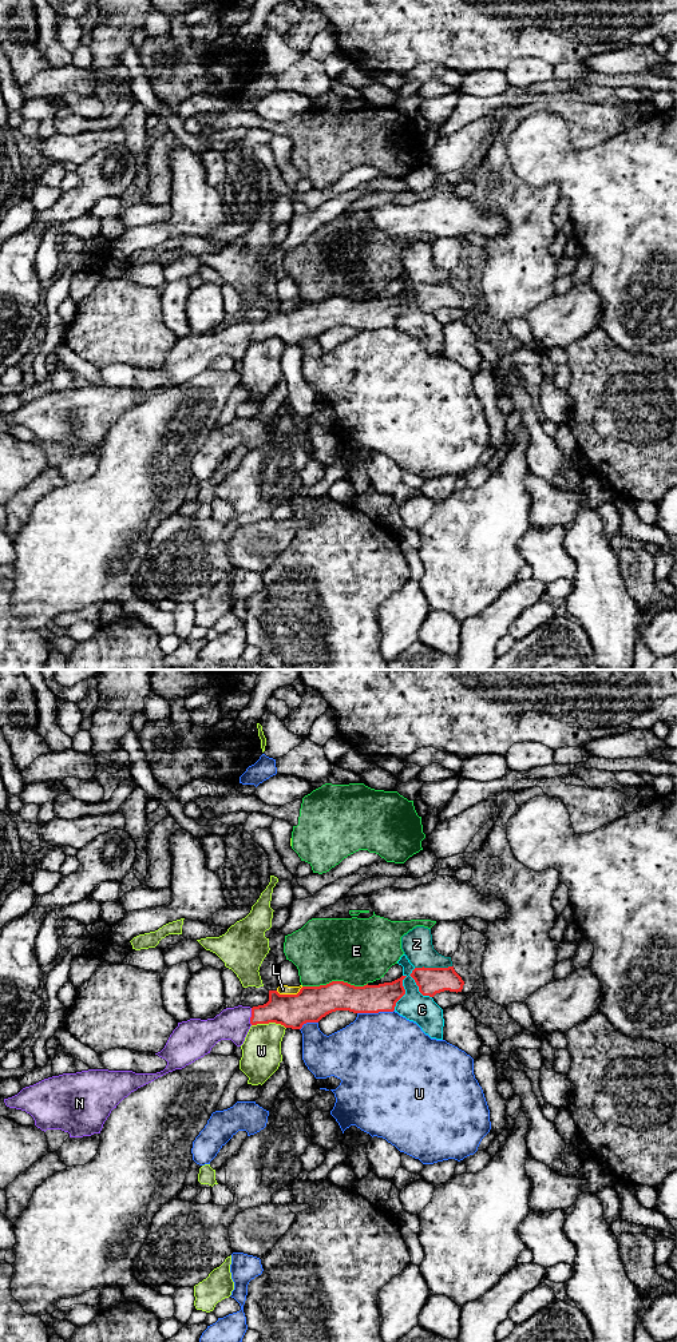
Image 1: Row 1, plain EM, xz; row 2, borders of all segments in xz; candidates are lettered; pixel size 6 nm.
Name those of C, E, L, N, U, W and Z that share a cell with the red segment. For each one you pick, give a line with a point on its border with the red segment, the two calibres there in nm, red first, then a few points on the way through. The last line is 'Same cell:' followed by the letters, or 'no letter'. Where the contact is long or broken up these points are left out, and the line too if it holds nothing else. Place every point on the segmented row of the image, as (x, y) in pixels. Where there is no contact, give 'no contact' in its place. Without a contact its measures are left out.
N: contact xz (252, 1016); calibres 200 and 190 nm; way xz (292, 1011), (273, 1011), (252, 1016), (241, 1017), (233, 1024)
Same cell: N

